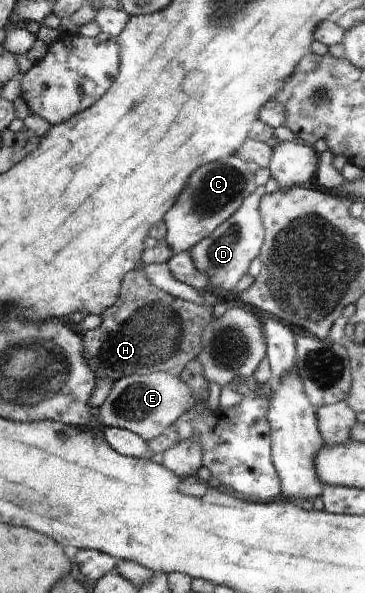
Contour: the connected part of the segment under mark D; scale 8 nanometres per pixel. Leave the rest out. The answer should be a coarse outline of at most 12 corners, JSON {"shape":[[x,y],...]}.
{"shape":[[265,187],[189,250],[209,289],[233,291],[265,241]]}

